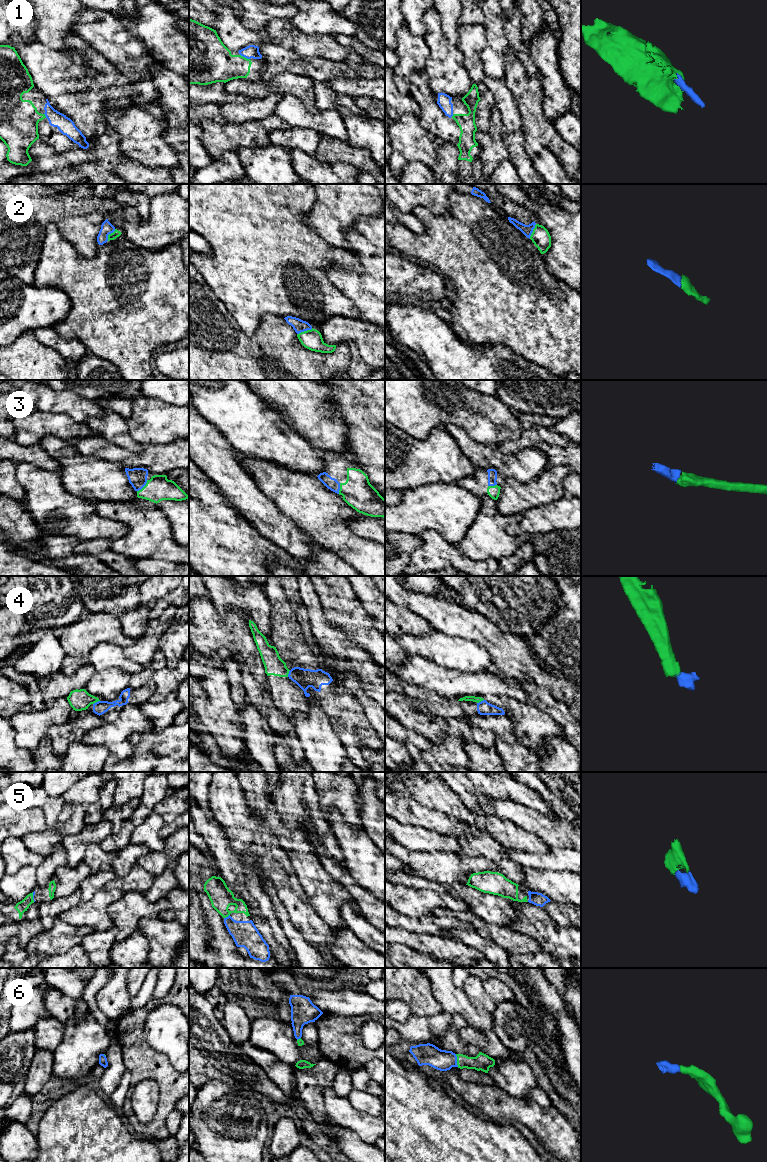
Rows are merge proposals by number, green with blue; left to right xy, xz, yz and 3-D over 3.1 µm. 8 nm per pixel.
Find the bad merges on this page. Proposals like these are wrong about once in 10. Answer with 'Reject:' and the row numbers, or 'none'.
Reject: 4

